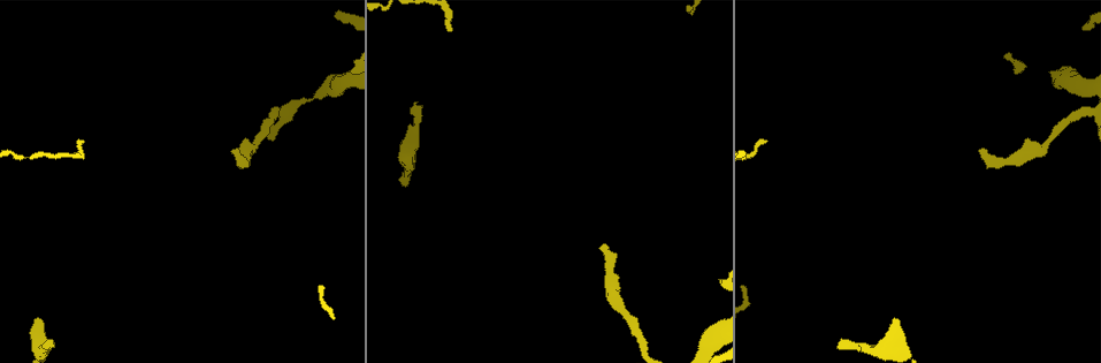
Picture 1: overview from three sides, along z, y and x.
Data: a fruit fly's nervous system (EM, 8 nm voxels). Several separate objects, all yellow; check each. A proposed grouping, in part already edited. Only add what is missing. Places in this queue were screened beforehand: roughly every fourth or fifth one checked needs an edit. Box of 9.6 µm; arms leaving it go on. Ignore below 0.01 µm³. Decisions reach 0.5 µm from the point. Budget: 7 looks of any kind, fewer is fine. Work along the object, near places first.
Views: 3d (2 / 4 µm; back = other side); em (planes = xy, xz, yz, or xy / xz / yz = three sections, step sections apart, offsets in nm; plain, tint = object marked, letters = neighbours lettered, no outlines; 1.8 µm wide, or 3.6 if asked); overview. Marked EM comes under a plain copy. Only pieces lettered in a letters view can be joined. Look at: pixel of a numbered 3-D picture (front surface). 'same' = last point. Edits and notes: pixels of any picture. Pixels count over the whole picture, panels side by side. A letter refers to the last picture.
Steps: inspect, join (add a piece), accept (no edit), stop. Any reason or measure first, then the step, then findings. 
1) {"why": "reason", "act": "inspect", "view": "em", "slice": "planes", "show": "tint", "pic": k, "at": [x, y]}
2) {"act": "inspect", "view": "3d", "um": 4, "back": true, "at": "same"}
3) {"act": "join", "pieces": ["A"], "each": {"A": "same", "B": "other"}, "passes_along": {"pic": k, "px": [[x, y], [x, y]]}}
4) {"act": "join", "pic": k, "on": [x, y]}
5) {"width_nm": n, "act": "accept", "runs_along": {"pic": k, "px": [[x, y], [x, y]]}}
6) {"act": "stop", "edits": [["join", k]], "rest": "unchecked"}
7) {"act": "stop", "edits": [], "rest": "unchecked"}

{"why": "free end", "act": "inspect", "view": "3d", "um": 2, "pic": 1, "at": [414, 105]}

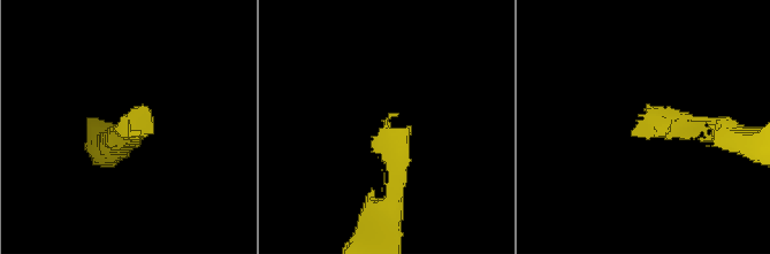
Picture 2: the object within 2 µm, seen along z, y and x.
{"why": "shape alone is not enough", "act": "inspect", "view": "em", "um": 3.6, "slice": "planes", "show": "letters", "pic": 2, "at": [635, 130]}

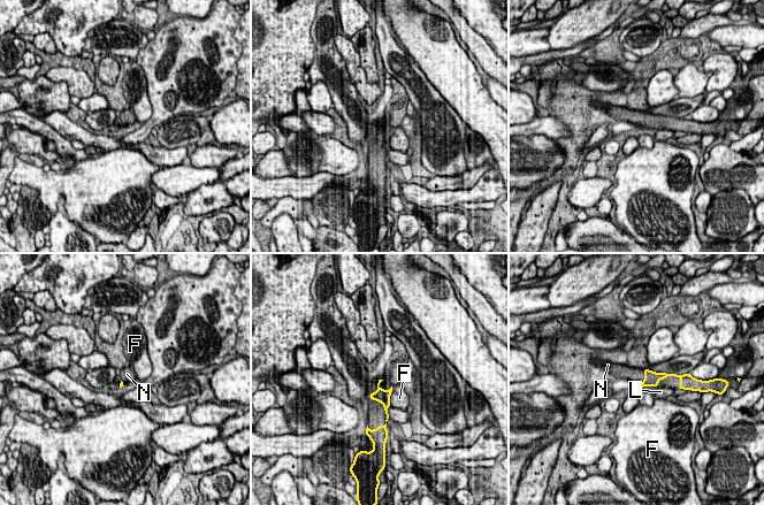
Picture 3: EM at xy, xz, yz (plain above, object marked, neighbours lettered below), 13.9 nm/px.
{"act": "join", "pieces": ["N"], "each": {"F": "other", "L": "other", "N": "same"}, "found": "it goes on there"}

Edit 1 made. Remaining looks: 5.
{"act": "inspect", "view": "overview"}

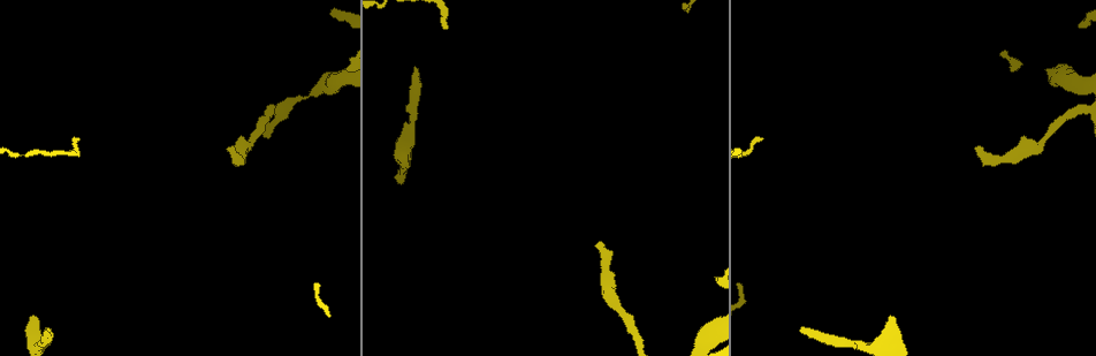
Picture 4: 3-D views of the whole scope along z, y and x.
{"act": "inspect", "view": "em", "slice": "xy", "step": 4, "show": "letters", "pic": 4, "at": [31, 319]}

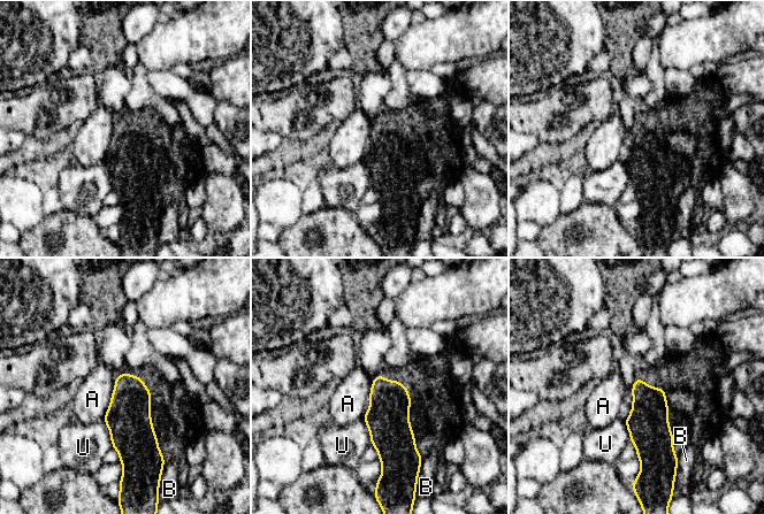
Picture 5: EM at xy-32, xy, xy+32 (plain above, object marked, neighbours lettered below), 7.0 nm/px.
{"act": "accept", "each": {"A": "other", "B": "other", "U": "other"}, "border": {"pic": 5, "px": [[119, 375], [111, 404], [102, 419]]}, "found": "no lettered piece goes on from it"}

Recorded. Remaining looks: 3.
{"why": "free end", "act": "inspect", "view": "3d", "um": 2, "pic": 4, "at": [602, 243]}

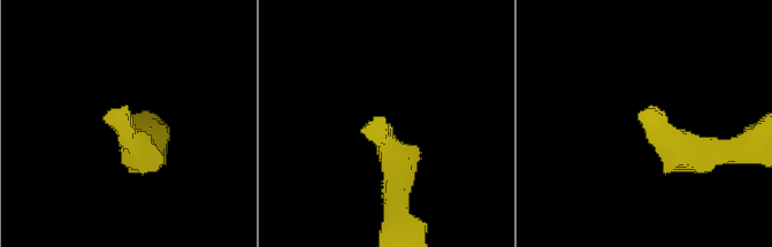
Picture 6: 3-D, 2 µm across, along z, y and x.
{"act": "inspect", "view": "em", "slice": "xy", "step": 8, "show": "tint", "pic": 6, "at": [647, 111]}

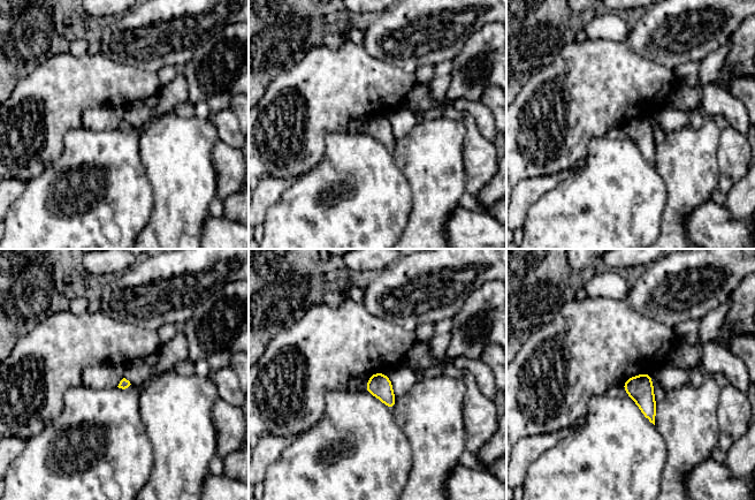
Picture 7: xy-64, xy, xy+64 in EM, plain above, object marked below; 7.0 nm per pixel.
{"act": "inspect", "view": "em", "slice": "planes", "show": "letters", "at": "same"}

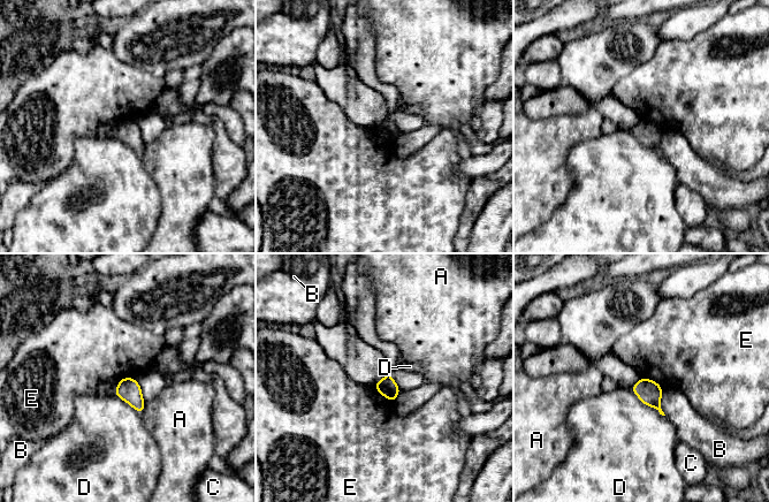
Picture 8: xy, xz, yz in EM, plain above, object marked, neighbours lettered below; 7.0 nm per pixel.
{"act": "accept", "each": {"A": "other", "B": "other", "C": "other", "D": "other", "E": "other"}, "found": "none of them fits"}

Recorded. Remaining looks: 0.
{"act": "stop", "edits": [["join", 3]], "rest": "unchecked"}

